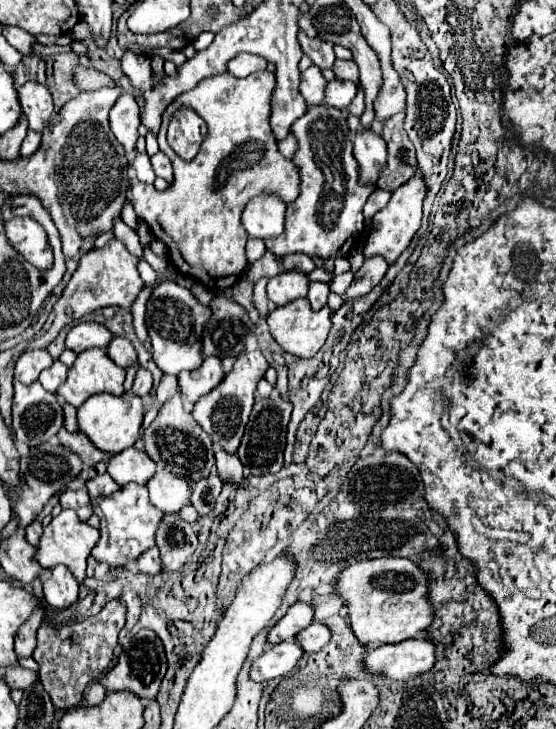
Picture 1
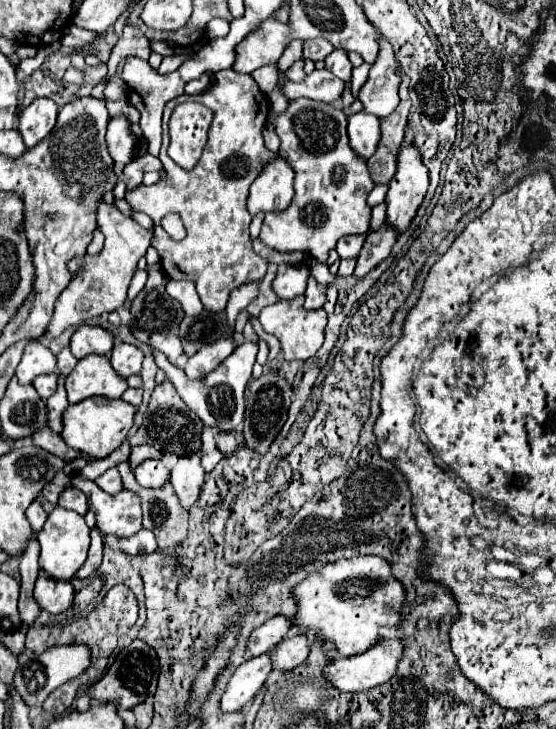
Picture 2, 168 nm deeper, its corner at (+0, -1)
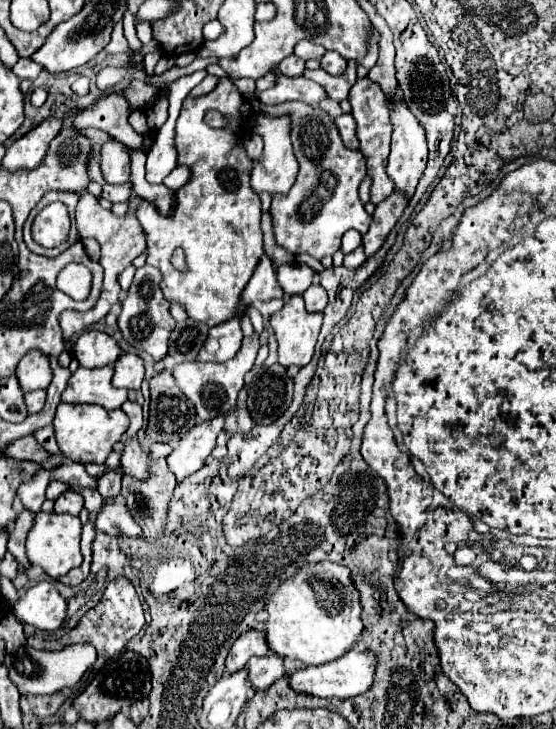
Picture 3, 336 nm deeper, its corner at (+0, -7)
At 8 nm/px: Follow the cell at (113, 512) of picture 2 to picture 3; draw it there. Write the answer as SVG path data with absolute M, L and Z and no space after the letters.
M63 461L59 467L53 469L53 477L57 481L63 481L71 487L75 485L81 485L81 487L91 487L95 489L95 477L89 477L85 467L81 463L73 463L73 461Z

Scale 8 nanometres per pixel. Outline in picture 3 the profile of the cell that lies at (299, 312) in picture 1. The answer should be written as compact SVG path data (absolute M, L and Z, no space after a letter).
M293 295L271 315L271 327L279 343L279 363L283 367L305 367L315 351L323 315L307 313L301 295Z

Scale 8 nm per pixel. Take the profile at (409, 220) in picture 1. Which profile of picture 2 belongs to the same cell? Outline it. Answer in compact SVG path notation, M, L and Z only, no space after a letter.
M405 143L397 165L397 177L389 183L387 193L387 225L401 235L417 215L423 197L429 187L429 171L421 163L421 155L415 145Z

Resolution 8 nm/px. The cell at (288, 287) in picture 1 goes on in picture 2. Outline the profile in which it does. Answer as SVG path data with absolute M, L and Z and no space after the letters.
M279 265L277 277L271 283L277 299L295 299L305 293L309 279L307 265Z

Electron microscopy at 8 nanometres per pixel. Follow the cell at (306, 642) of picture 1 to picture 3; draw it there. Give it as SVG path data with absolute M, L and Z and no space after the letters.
M265 655L265 657L253 657L247 663L247 679L251 681L251 687L255 691L263 691L273 685L273 681L281 679L285 675L283 661L277 659L277 655Z

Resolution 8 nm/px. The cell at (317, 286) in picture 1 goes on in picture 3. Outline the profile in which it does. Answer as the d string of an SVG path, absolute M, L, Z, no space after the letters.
M315 281L315 283L303 293L303 299L305 299L305 309L307 309L309 313L323 311L325 305L327 305L327 291Z

